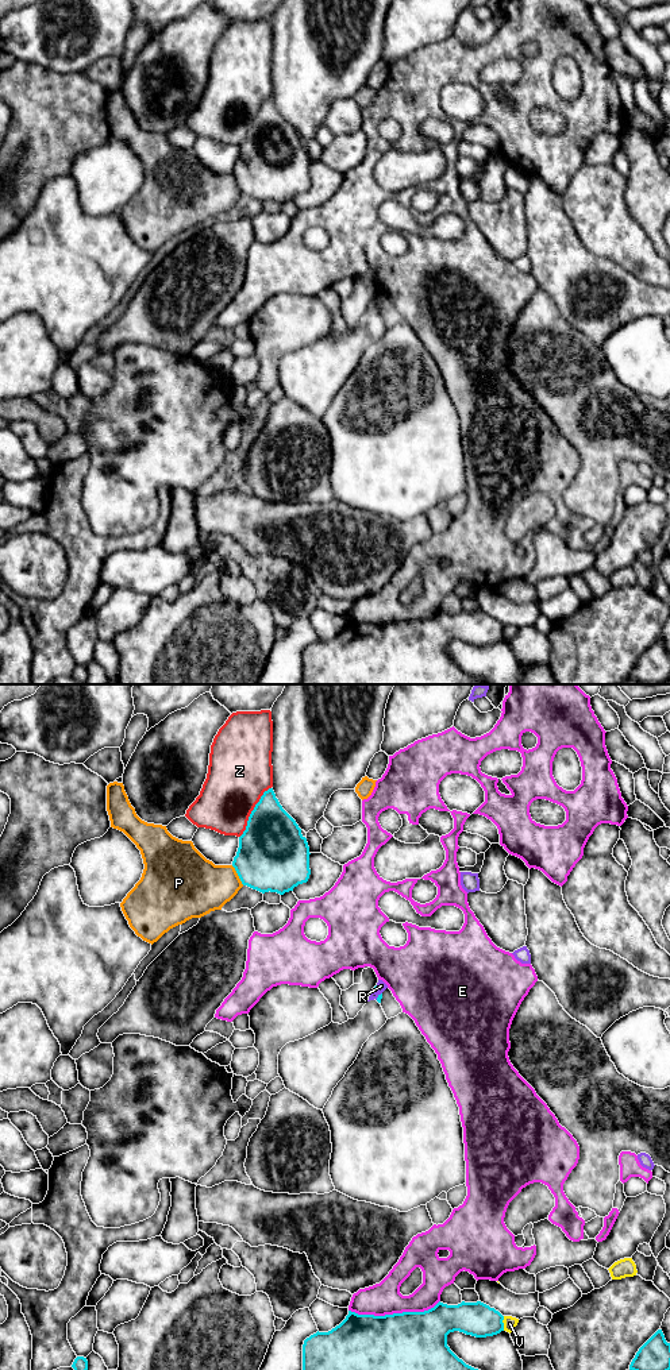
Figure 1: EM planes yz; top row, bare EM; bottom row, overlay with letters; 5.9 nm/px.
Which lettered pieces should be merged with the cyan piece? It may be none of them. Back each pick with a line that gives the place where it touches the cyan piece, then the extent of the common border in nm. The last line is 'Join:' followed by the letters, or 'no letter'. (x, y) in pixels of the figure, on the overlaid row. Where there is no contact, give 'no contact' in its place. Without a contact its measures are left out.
Join: no letter

